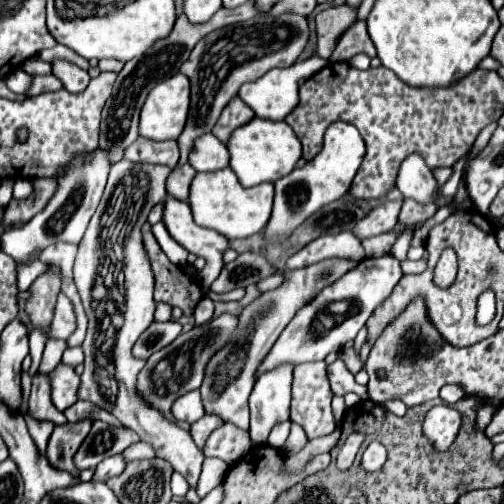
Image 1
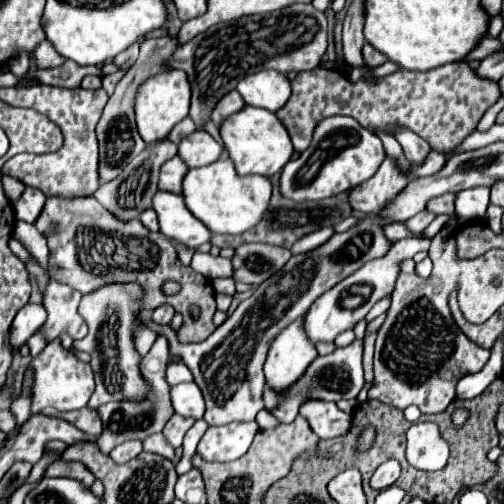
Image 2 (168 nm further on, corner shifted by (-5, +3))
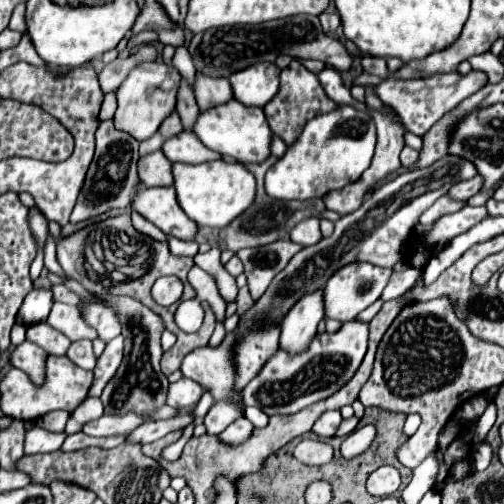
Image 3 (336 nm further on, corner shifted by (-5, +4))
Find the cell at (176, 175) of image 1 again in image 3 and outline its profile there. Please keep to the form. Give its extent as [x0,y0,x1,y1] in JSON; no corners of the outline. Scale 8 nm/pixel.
[139,153,173,187]

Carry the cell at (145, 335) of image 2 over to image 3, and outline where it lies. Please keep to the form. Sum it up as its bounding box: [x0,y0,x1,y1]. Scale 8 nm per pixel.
[89,335,123,397]

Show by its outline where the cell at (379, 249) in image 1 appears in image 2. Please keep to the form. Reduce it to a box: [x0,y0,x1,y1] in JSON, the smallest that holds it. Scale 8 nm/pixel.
[405,212,437,232]

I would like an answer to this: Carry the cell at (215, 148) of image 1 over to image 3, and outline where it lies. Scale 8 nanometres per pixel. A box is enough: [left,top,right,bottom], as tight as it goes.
[161,131,221,163]

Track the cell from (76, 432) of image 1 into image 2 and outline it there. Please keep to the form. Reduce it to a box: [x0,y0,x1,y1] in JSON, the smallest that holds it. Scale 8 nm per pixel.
[45,458,95,488]

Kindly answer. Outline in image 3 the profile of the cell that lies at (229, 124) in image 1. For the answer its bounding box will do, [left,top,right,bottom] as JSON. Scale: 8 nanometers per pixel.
[195,75,233,111]

